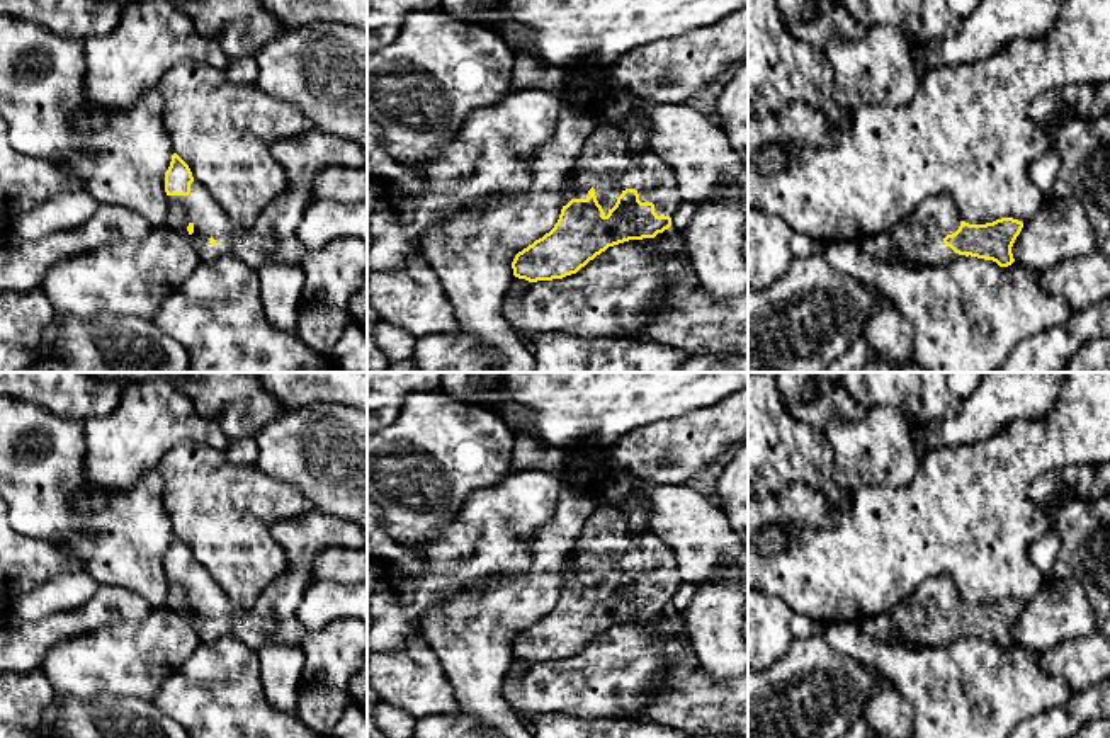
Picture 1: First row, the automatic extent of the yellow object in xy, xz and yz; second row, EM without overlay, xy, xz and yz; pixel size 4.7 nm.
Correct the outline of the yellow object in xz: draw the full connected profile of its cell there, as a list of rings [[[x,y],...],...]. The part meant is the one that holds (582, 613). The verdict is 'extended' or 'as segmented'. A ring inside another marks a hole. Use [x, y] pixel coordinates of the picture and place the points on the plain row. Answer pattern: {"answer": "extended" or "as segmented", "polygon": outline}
{"answer": "extended", "polygon": [[[600,503],[586,519],[561,578],[554,609],[515,636],[515,658],[537,663],[576,655],[609,627],[663,614],[683,583],[673,548],[653,531],[629,532],[626,515],[609,503]]]}

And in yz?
{"answer": "extended", "polygon": [[[949,575],[930,576],[887,612],[894,627],[891,644],[937,646],[971,636],[1008,648],[1015,643],[1011,627],[1022,609],[1013,599],[969,605]]]}

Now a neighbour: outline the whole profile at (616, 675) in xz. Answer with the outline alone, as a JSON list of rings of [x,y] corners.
[[[683,612],[677,616],[673,634],[656,634],[653,619],[629,621],[609,627],[576,655],[530,663],[520,677],[505,678],[503,697],[527,728],[544,714],[566,714],[585,721],[636,719],[665,687],[661,682],[666,673],[665,644],[670,639],[690,644]]]

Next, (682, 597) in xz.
[[[683,582],[678,590],[675,592],[671,599],[671,610],[673,612],[683,612],[687,605],[690,604],[697,587],[690,582]]]

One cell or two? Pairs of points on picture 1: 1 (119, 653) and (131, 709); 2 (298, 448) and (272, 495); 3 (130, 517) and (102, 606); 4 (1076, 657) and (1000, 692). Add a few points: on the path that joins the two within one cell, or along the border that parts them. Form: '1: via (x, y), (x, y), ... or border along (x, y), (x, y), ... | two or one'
1: border along (87, 698), (101, 694), (135, 696), (152, 703) | two
2: border along (255, 465), (272, 476), (293, 483), (310, 505) | two
3: border along (99, 584), (126, 587), (147, 601) | two
4: border along (1036, 655), (1042, 669), (1059, 675), (1073, 691) | two

